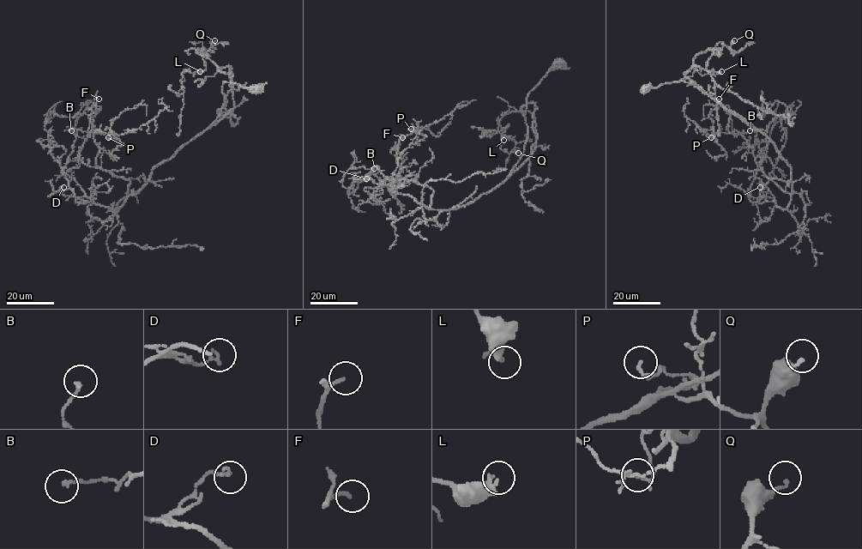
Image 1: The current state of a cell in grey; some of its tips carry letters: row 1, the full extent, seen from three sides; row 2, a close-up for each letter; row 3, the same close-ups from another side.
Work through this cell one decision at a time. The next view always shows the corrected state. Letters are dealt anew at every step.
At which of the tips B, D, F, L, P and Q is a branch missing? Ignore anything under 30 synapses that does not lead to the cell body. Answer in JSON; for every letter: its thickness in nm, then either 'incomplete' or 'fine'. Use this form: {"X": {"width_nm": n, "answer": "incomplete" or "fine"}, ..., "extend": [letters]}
{"B": {"width_nm": 160, "answer": "fine"}, "D": {"width_nm": 160, "answer": "fine"}, "F": {"width_nm": 160, "answer": "fine"}, "L": {"width_nm": 280, "answer": "fine"}, "P": {"width_nm": 130, "answer": "fine"}, "Q": {"width_nm": 140, "answer": "fine"}, "extend": []}

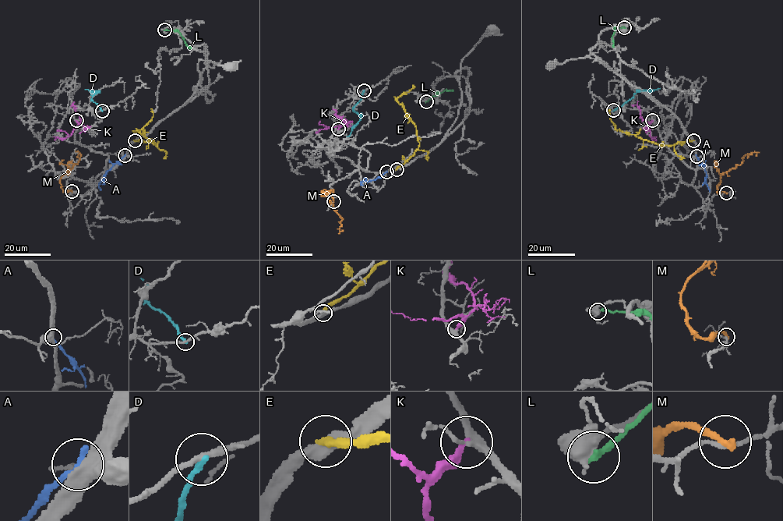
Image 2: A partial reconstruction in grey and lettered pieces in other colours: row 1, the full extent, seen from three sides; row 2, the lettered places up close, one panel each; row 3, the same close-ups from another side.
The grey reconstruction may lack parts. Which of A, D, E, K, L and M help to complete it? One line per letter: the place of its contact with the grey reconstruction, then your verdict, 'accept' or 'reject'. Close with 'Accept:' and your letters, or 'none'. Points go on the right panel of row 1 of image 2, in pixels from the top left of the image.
A: contact (696, 156); reject
D: contact (613, 110); reject
E: contact (693, 140); reject
K: contact (652, 120); reject
L: contact (624, 27); reject
M: contact (726, 193); reject
Accept: none

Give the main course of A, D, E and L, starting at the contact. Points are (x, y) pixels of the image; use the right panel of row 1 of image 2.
A: (696, 156), (705, 168), (705, 182), (709, 192)
D: (613, 111), (640, 90), (660, 88)
E: (693, 140), (662, 145), (628, 135), (615, 129), (607, 108)
L: (624, 27), (615, 29), (613, 46)

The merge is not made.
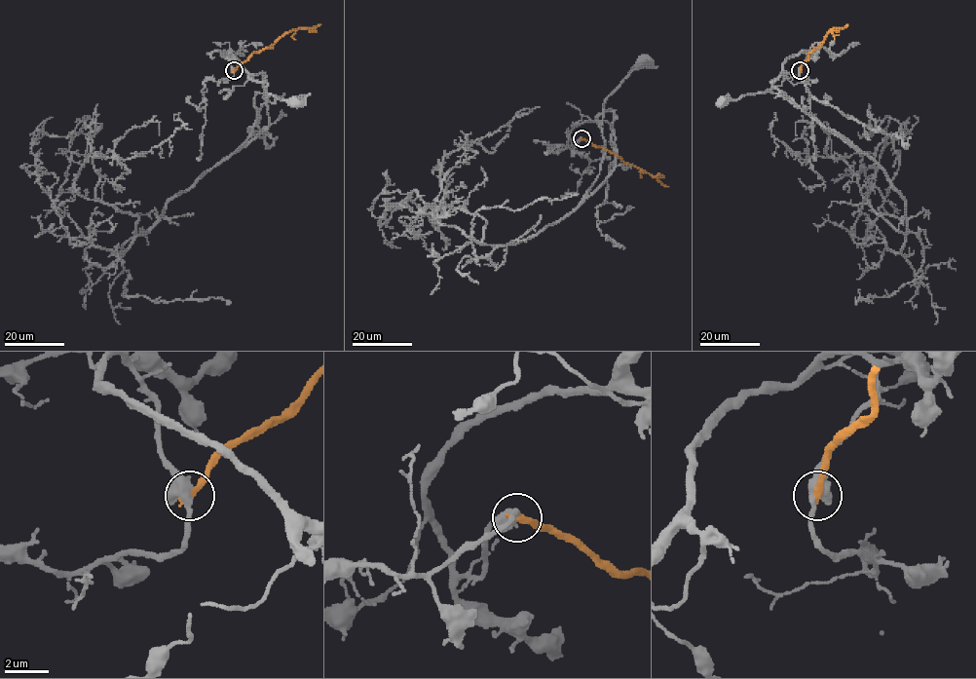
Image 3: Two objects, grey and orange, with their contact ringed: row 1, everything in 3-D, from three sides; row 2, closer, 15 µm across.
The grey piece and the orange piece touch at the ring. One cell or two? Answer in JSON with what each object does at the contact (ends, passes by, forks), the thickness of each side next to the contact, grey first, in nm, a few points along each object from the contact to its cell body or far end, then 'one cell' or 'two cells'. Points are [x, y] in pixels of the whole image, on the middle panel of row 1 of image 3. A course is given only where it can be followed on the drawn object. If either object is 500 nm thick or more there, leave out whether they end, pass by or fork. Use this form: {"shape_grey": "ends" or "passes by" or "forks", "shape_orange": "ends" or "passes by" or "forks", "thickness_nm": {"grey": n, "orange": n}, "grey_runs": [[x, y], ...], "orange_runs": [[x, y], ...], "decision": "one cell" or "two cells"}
{"shape_grey": "forks", "shape_orange": "ends", "thickness_nm": {"grey": 400, "orange": 360}, "grey_runs": [[581, 138], [574, 146], [569, 132], [615, 110], [617, 164], [584, 197], [605, 154], [604, 100], [643, 61]], "orange_runs": [[581, 138], [618, 155], [625, 163], [669, 186]], "decision": "two cells"}

